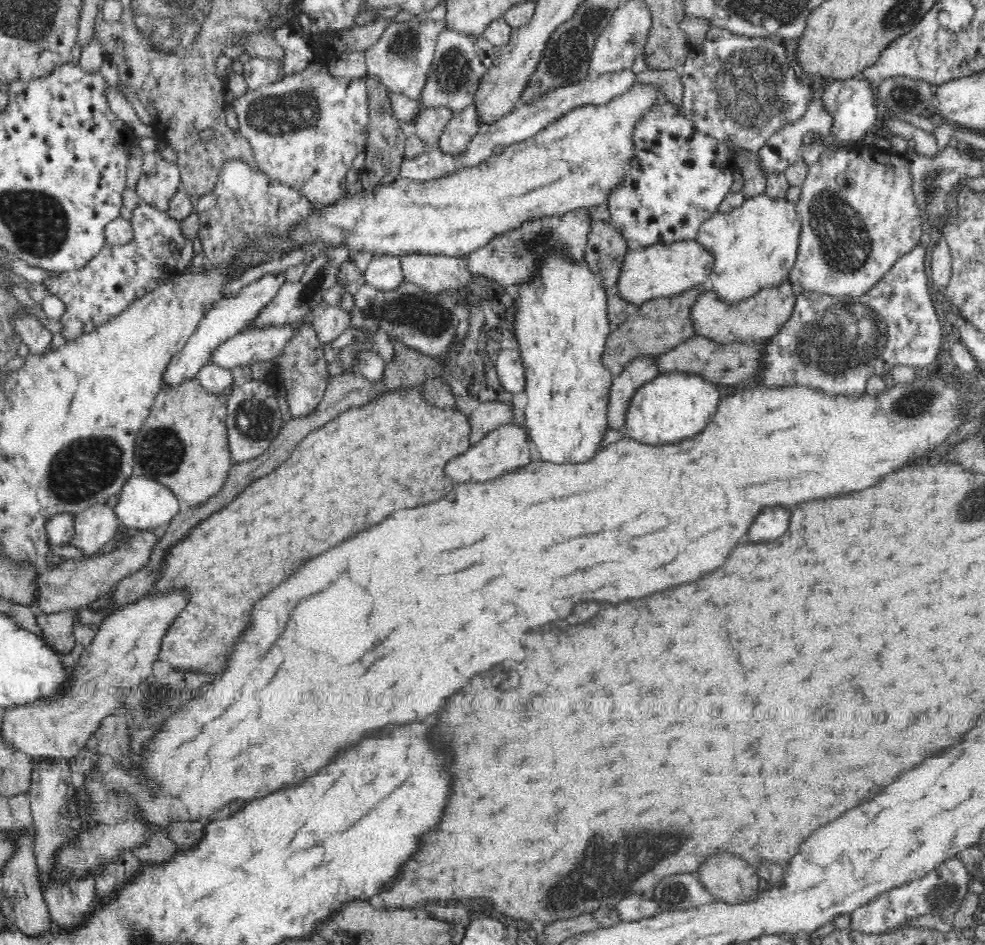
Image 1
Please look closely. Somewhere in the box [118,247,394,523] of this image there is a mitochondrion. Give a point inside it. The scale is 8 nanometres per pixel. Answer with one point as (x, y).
(254, 419)

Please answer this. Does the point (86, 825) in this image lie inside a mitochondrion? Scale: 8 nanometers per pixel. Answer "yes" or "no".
no

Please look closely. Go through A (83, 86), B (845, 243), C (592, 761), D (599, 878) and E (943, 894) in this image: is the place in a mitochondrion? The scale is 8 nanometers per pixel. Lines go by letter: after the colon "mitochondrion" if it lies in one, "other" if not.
A: other
B: mitochondrion
C: other
D: mitochondrion
E: mitochondrion

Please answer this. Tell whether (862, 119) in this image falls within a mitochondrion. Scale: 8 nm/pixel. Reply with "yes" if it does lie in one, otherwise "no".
no

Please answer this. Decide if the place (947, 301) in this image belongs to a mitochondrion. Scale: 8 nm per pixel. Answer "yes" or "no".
no

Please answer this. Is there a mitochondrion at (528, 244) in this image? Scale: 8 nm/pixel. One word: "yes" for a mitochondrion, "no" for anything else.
yes

